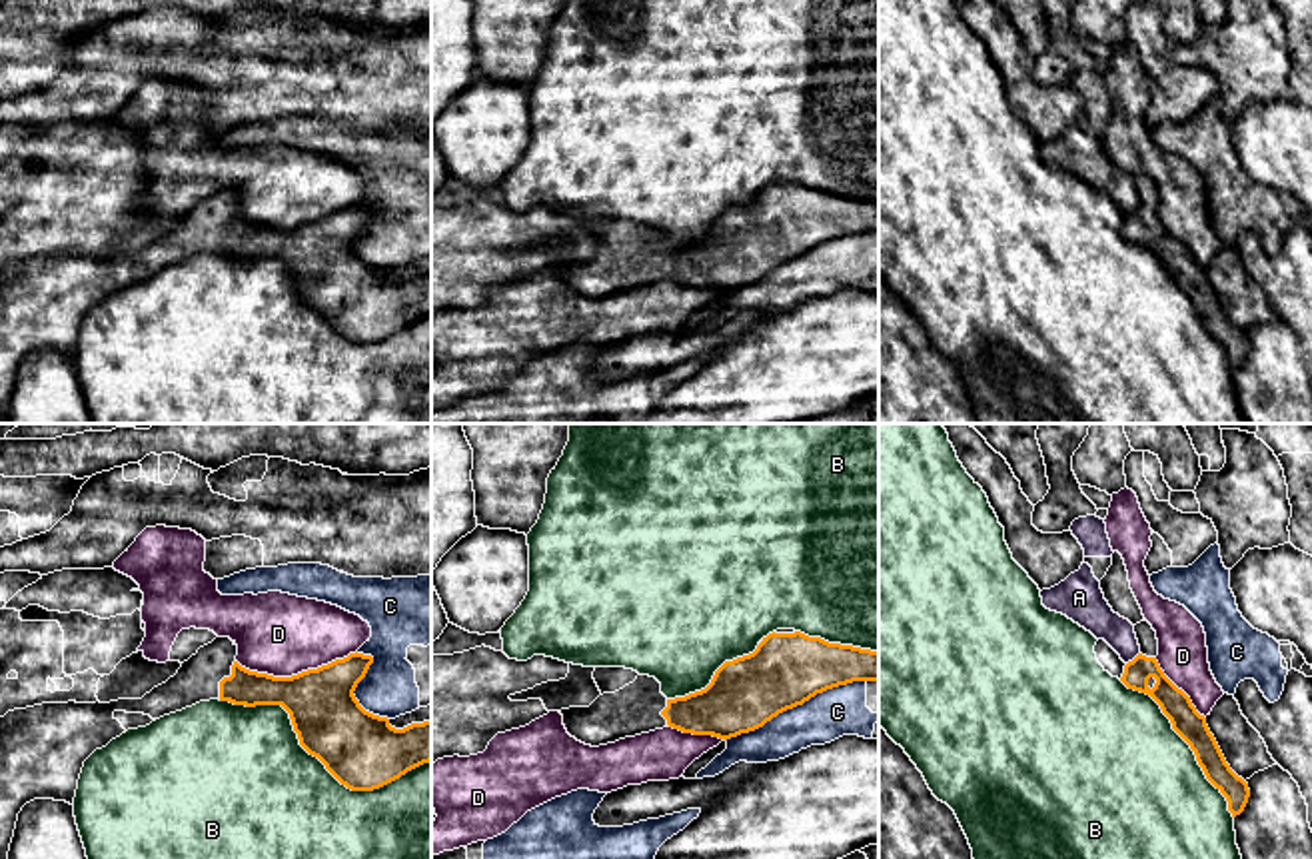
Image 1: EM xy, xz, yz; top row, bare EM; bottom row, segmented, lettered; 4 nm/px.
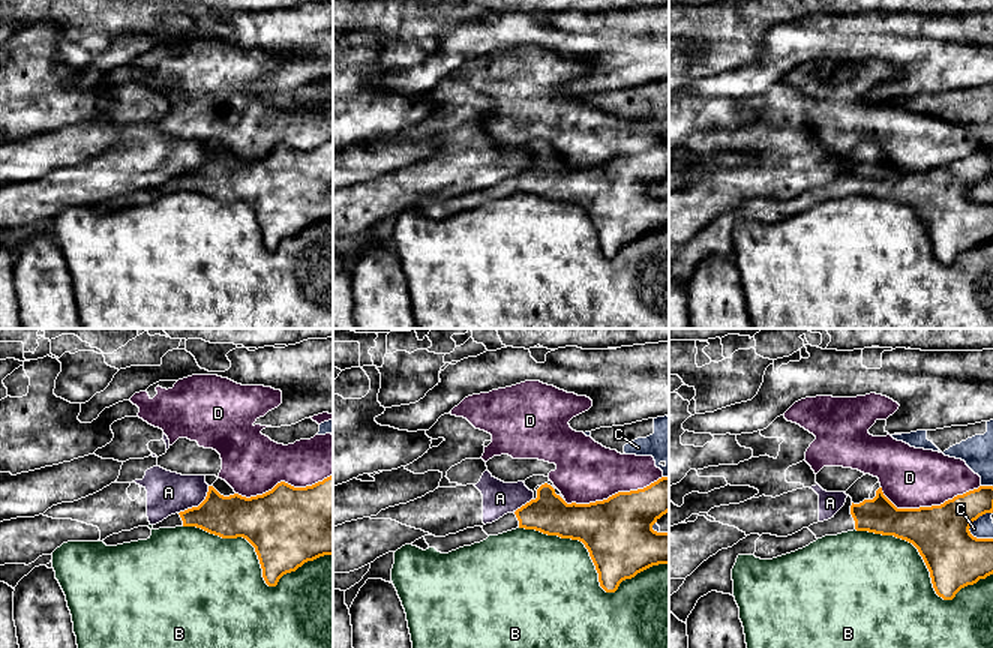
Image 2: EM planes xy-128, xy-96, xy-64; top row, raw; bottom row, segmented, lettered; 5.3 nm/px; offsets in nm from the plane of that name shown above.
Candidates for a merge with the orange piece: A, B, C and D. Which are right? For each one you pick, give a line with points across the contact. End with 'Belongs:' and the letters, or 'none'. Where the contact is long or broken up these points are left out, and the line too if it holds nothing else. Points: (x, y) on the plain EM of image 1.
Belongs: none

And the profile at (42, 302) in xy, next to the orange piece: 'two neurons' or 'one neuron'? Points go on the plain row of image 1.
one neuron

